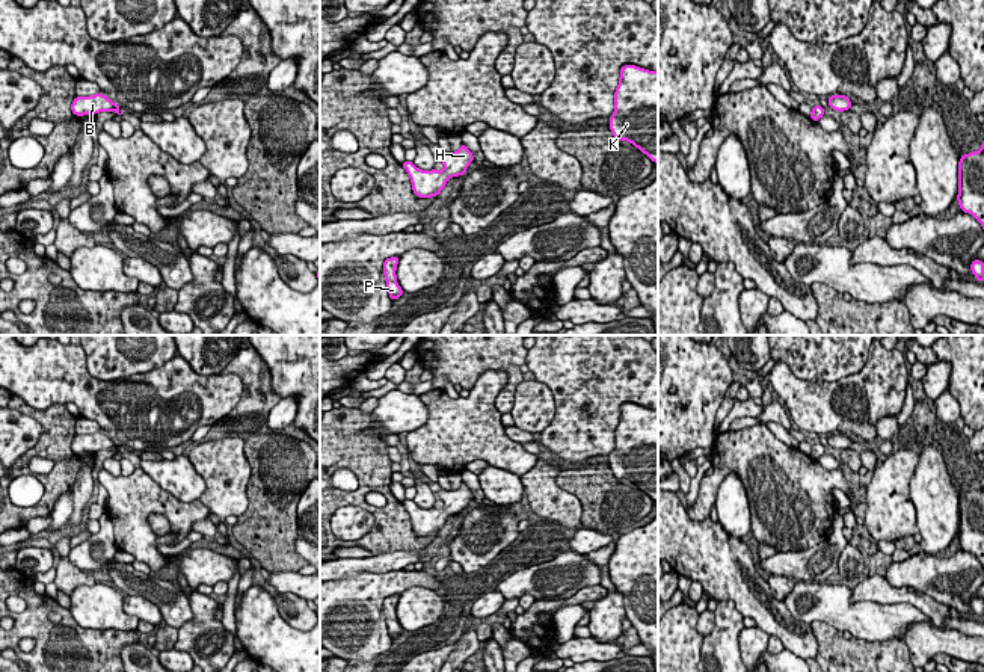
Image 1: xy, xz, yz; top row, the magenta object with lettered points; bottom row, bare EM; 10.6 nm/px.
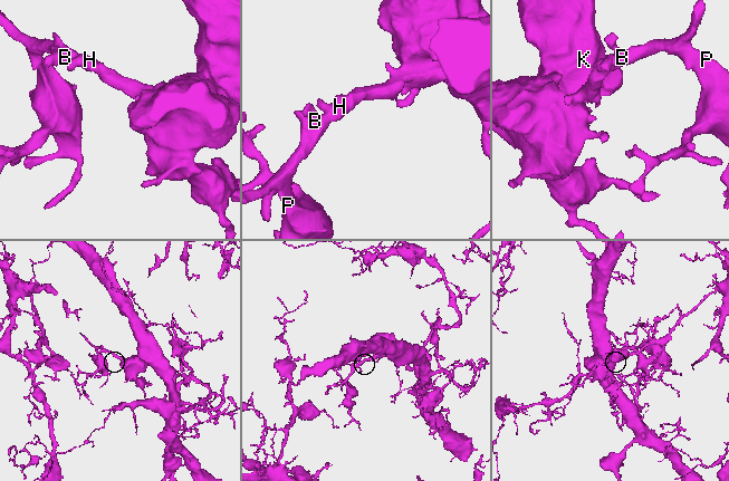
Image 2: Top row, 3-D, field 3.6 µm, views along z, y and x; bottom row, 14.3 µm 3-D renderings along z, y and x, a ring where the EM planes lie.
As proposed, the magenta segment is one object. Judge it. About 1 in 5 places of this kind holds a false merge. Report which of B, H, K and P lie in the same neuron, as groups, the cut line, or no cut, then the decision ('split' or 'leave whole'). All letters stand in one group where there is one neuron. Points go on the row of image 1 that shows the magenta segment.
B H K P; no cut; leave whole

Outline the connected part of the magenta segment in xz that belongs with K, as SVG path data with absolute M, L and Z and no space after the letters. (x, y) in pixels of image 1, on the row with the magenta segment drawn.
M635 65L620 68L610 130L658 163L658 71Z

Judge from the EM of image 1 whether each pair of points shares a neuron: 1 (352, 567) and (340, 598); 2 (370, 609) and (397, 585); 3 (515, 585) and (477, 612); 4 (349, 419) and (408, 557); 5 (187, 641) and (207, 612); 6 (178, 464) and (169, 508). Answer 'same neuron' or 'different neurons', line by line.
1: different neurons
2: same neuron
3: different neurons
4: different neurons
5: same neuron
6: different neurons

